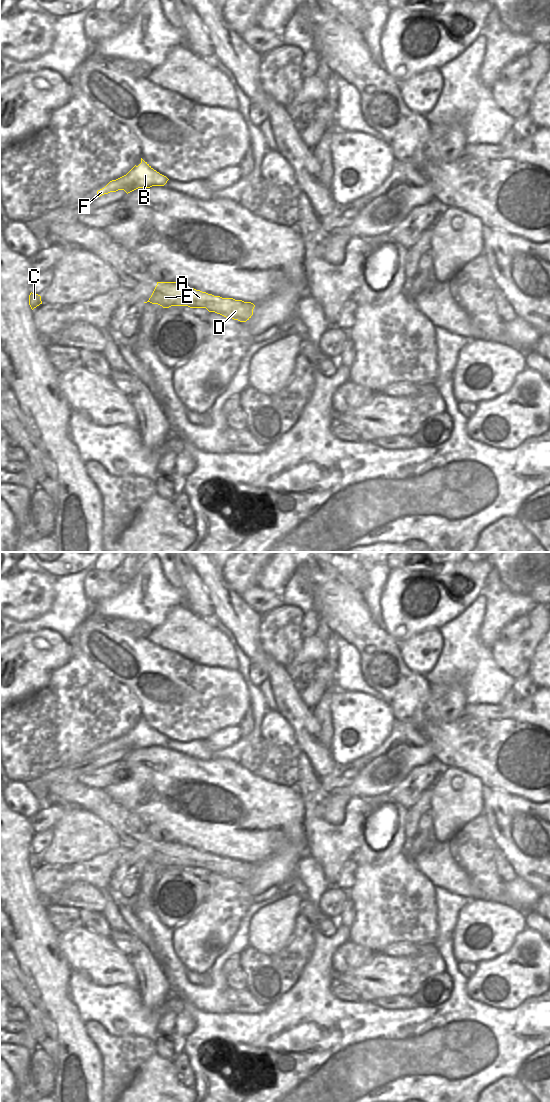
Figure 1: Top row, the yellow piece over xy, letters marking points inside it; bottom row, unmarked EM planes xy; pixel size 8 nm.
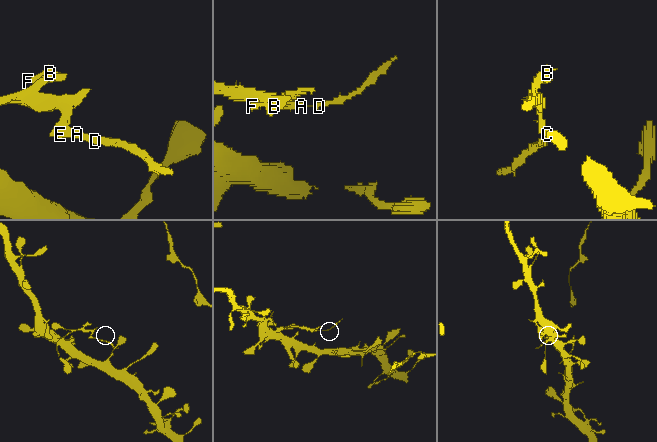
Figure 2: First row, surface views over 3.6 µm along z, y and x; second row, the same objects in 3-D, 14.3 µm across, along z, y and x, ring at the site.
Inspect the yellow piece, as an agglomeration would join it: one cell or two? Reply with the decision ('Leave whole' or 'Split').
Leave whole

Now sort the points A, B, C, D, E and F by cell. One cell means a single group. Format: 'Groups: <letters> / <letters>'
Groups: A B C D E F

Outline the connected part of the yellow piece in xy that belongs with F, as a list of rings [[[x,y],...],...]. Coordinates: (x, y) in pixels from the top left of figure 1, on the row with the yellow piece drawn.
[[[141,158],[141,163],[135,165],[126,175],[110,181],[104,188],[98,190],[97,197],[118,190],[124,190],[128,194],[138,188],[164,186],[168,180]]]

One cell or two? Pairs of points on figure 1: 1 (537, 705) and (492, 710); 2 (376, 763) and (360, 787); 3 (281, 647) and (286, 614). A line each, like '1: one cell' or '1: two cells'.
1: one cell
2: one cell
3: one cell

